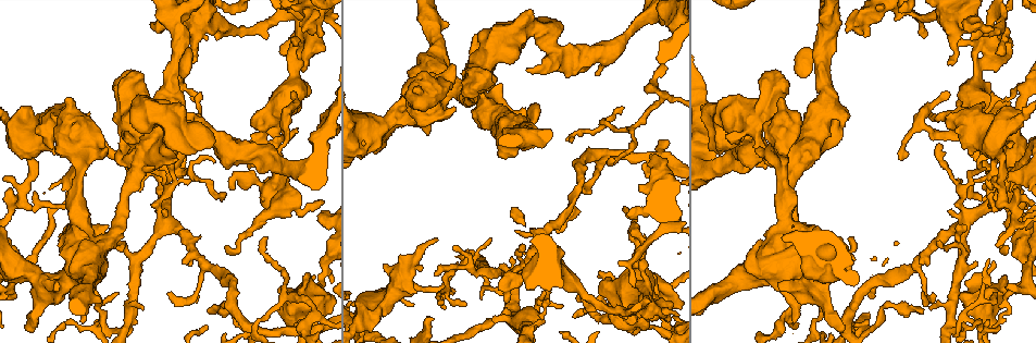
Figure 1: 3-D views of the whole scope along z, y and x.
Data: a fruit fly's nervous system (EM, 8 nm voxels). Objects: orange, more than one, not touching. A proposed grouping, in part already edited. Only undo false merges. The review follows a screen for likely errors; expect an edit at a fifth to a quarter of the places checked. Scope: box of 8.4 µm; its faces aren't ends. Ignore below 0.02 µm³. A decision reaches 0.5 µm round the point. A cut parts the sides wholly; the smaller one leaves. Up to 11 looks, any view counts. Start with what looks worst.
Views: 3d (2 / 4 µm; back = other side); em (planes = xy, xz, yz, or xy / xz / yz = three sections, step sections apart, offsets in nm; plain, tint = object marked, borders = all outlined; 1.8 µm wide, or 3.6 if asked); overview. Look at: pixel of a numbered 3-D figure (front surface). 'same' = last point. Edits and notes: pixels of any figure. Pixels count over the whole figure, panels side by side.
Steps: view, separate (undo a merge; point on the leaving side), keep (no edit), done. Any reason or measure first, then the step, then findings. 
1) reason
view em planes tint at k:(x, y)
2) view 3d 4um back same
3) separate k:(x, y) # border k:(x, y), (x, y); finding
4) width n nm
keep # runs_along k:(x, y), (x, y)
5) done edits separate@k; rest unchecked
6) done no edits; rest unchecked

abrupt turn
view em planes tint at 1:(298, 29)

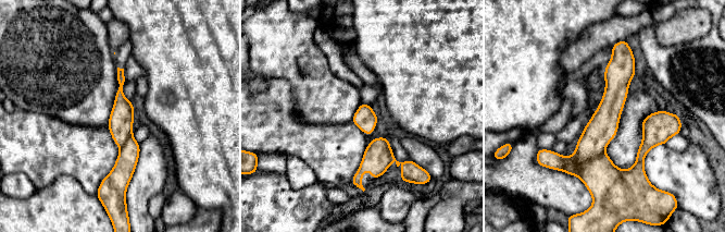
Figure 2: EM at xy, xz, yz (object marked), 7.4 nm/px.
keep # runs_along 2:(671, 122), (628, 174), (553, 155); all the same neuron

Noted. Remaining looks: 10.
sharp bend
view 3d 4um back at 1:(791, 246)

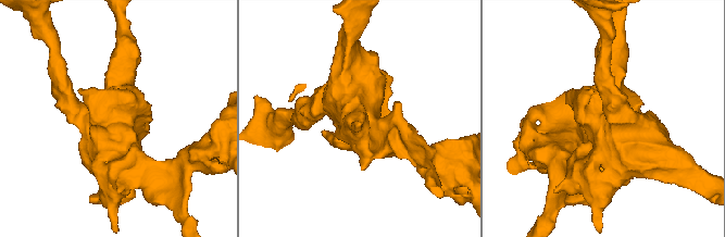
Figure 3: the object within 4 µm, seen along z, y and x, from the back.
now the EM
view em 3.6um planes tint at 3:(117, 120)

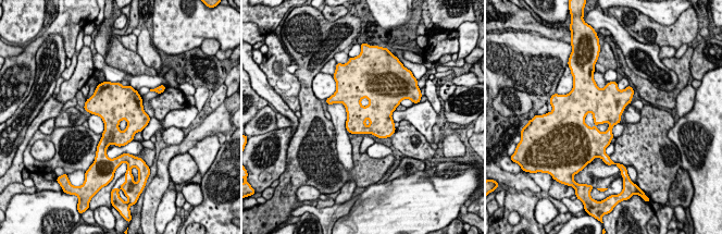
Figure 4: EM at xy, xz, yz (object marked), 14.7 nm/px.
keep # one neuron here

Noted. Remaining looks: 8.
abrupt turn
view 3d 4um at 1:(1011, 161)

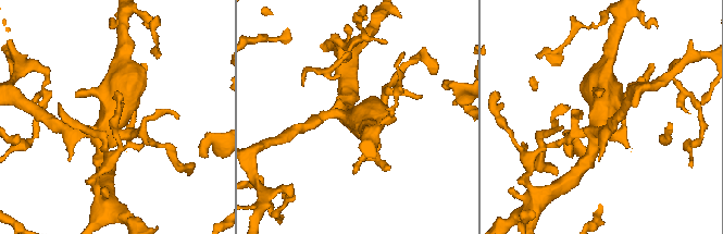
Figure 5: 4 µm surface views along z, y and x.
shape alone is not enough
view em 3.6um xy step 4 tint at 5:(112, 114)

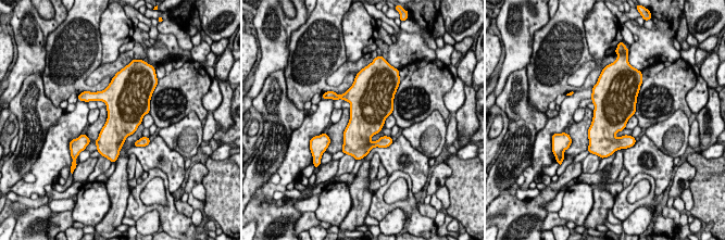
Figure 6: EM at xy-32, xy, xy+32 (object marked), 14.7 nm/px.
view em 3.6um planes tint same

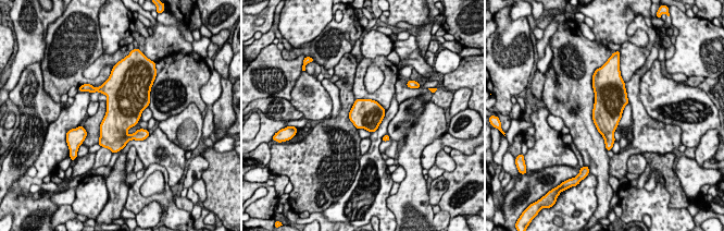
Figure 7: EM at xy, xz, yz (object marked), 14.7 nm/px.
width 440 nm
keep # continuous, no second neuron

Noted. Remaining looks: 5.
arms part here
view em yz step 8 tint at 1:(177, 25)

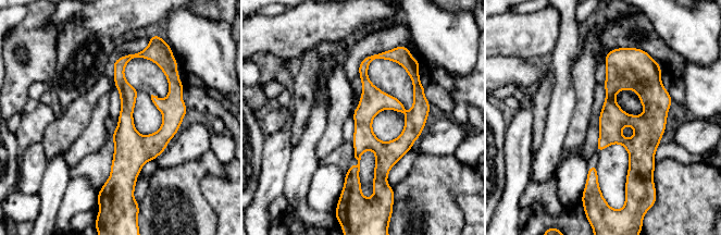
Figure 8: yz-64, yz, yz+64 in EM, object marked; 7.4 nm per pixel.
another direction
view em planes tint same

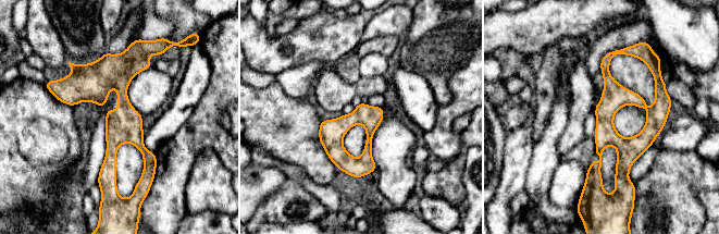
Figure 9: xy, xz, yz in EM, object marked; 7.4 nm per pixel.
keep # runs_along 9:(134, 50), (122, 70), (112, 179); one neuron here

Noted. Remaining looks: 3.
done no edits; rest unchecked

